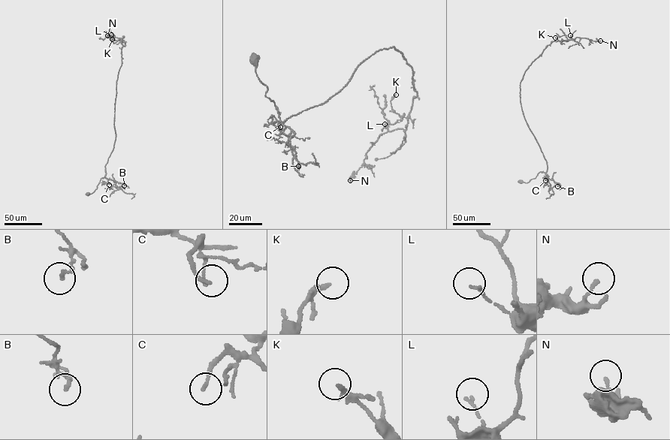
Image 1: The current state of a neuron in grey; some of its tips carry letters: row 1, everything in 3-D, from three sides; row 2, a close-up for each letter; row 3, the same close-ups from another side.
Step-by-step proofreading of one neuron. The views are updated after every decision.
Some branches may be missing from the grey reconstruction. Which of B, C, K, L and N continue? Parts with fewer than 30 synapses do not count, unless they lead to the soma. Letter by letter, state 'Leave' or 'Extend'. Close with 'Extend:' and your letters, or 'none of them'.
B: Leave
C: Leave
K: Leave
L: Leave
N: Leave
Extend: none of them

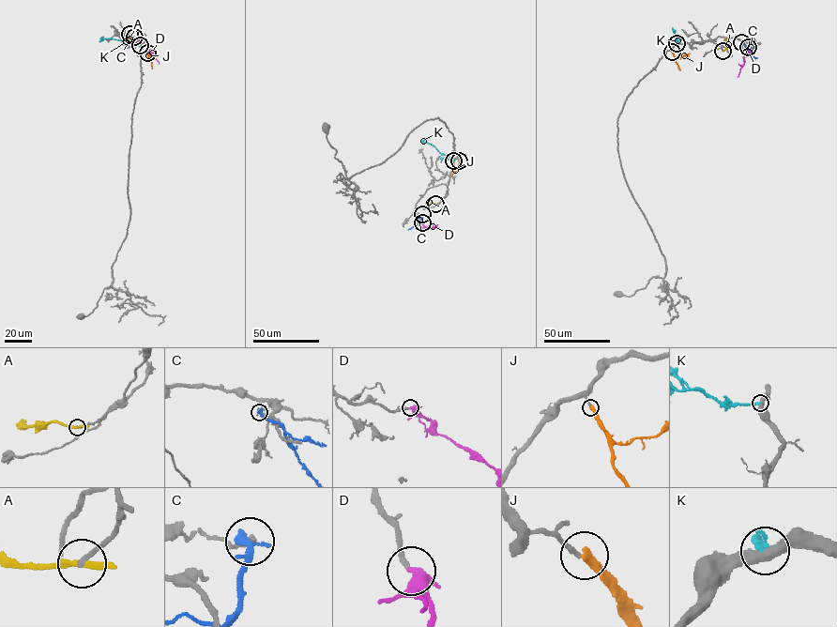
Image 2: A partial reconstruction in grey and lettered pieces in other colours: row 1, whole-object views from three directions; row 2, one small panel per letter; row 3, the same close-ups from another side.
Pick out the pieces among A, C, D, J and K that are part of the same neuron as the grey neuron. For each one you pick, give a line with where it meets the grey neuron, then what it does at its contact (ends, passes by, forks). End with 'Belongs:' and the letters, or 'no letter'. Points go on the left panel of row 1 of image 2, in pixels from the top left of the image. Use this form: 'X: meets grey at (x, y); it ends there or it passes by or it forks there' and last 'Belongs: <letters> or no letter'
D: meets grey at (134, 37); it passes by
Belongs: D

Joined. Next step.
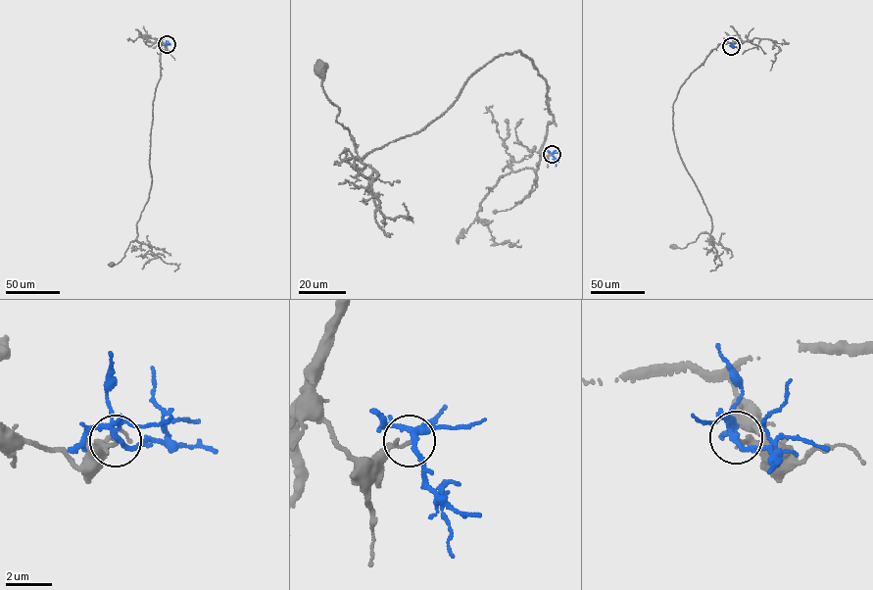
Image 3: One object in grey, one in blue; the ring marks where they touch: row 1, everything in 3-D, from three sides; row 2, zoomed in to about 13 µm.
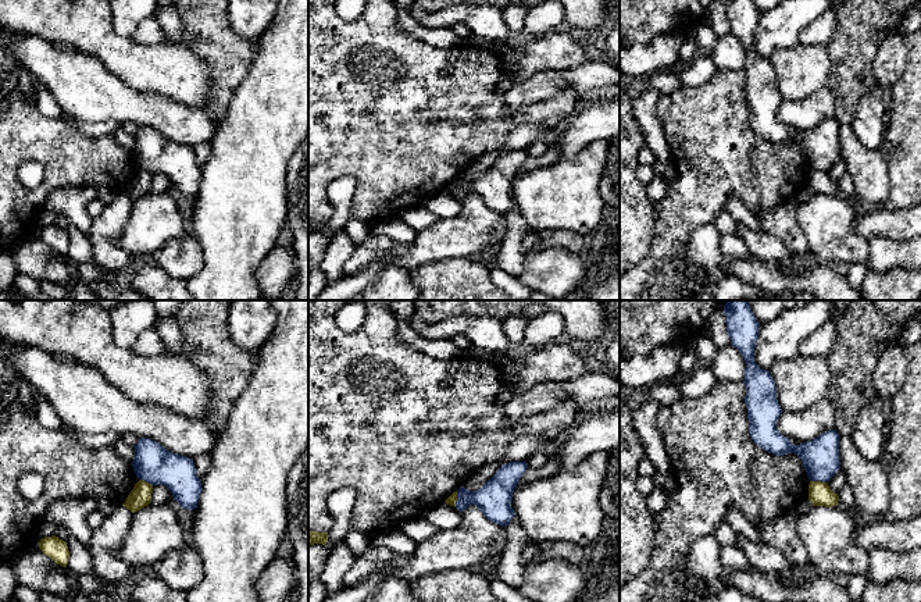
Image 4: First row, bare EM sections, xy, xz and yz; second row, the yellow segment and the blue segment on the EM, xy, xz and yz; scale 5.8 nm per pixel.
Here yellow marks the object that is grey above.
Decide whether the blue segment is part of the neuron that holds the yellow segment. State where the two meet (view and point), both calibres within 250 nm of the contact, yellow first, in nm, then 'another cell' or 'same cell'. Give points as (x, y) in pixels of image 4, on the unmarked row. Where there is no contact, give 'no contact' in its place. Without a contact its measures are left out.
contact xz (456, 188); calibres 60 and 200 nm; another cell

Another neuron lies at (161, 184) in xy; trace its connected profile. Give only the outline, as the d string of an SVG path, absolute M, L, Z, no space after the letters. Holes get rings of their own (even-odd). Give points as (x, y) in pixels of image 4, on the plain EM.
M157 172L153 174L153 182L149 193L161 195L167 193L171 188L172 188L171 179L165 174Z

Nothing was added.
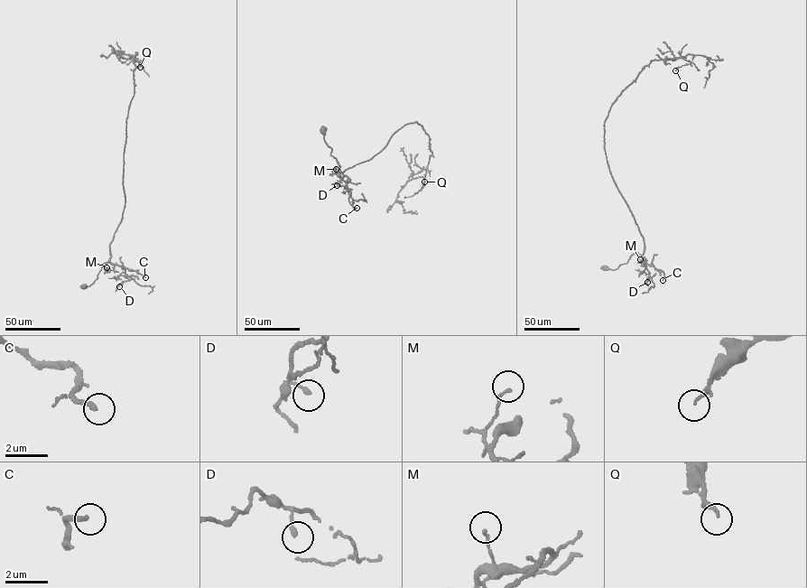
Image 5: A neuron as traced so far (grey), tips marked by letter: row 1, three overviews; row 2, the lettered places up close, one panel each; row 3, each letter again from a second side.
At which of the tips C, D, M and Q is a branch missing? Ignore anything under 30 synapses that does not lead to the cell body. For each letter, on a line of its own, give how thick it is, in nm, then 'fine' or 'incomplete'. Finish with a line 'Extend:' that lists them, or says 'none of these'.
C: 190 nm thick; fine
D: 190 nm thick; fine
M: 130 nm thick; fine
Q: 160 nm thick; fine
Extend: none of these

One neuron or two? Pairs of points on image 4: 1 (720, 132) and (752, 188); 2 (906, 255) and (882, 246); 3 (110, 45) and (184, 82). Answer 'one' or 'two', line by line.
1: one
2: one
3: one

